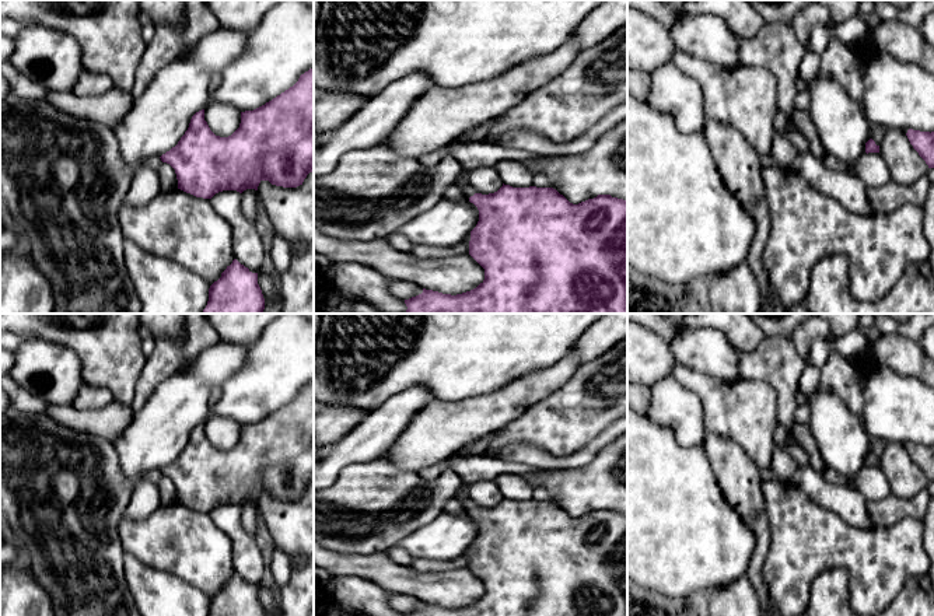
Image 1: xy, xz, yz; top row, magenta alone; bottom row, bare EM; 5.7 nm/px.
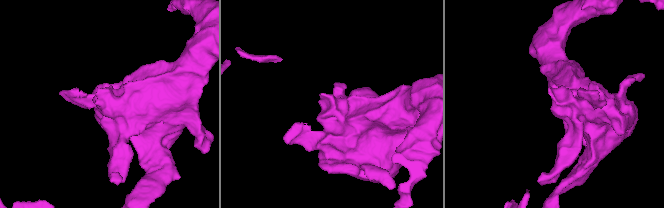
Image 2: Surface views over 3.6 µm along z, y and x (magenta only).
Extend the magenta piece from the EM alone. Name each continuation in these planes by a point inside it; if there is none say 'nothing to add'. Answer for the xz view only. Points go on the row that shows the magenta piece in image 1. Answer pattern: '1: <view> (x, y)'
1: xz (468, 191)

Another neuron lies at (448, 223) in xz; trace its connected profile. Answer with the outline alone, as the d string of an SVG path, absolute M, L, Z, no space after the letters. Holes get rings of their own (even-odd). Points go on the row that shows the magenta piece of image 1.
M444 197L430 210L405 223L402 232L413 245L451 248L459 245L479 221L478 207Z

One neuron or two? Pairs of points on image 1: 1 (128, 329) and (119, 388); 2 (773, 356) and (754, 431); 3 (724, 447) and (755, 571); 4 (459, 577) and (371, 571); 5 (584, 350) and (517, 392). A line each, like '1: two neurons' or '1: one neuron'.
1: one neuron
2: two neurons
3: one neuron
4: one neuron
5: two neurons

